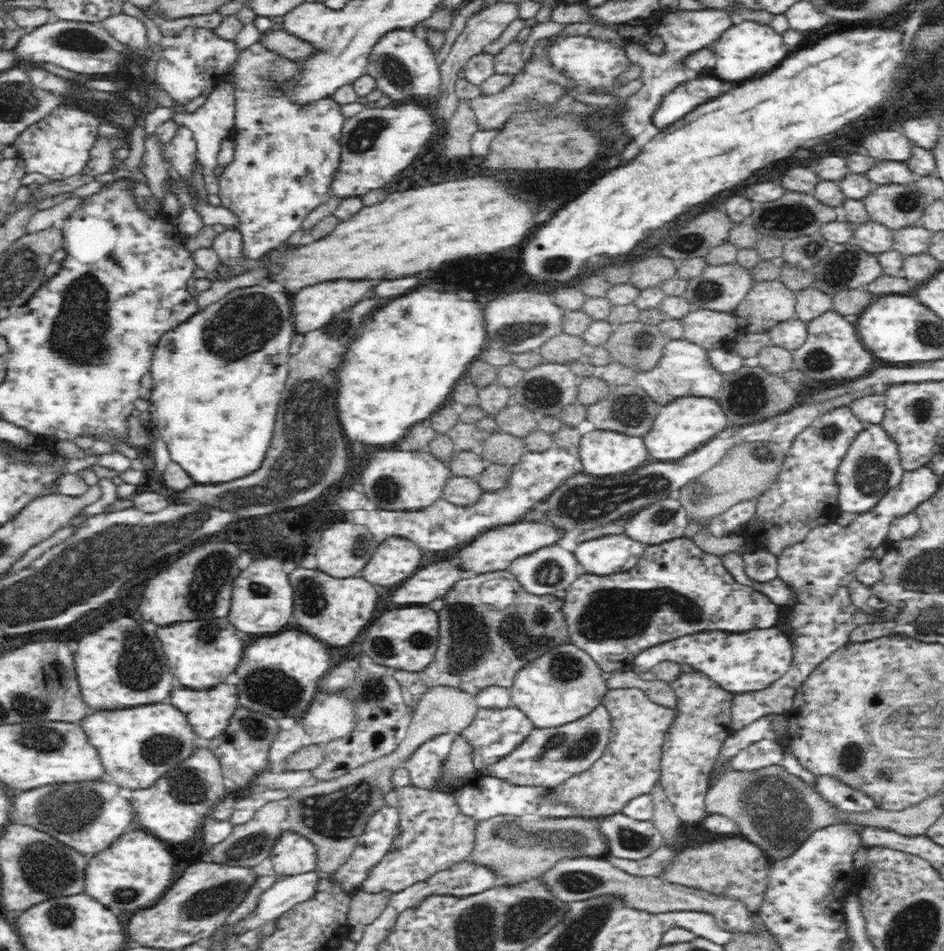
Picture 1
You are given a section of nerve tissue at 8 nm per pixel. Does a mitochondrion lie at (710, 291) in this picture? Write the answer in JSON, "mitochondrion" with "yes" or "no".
{"mitochondrion":"yes"}

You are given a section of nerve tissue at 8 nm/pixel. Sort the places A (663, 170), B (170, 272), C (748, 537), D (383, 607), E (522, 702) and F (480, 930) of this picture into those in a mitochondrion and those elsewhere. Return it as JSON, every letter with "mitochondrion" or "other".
{"A":"other","B":"other","C":"other","D":"other","E":"other","F":"mitochondrion"}

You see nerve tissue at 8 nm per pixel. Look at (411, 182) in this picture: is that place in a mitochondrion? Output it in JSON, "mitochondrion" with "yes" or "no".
{"mitochondrion":"no"}

